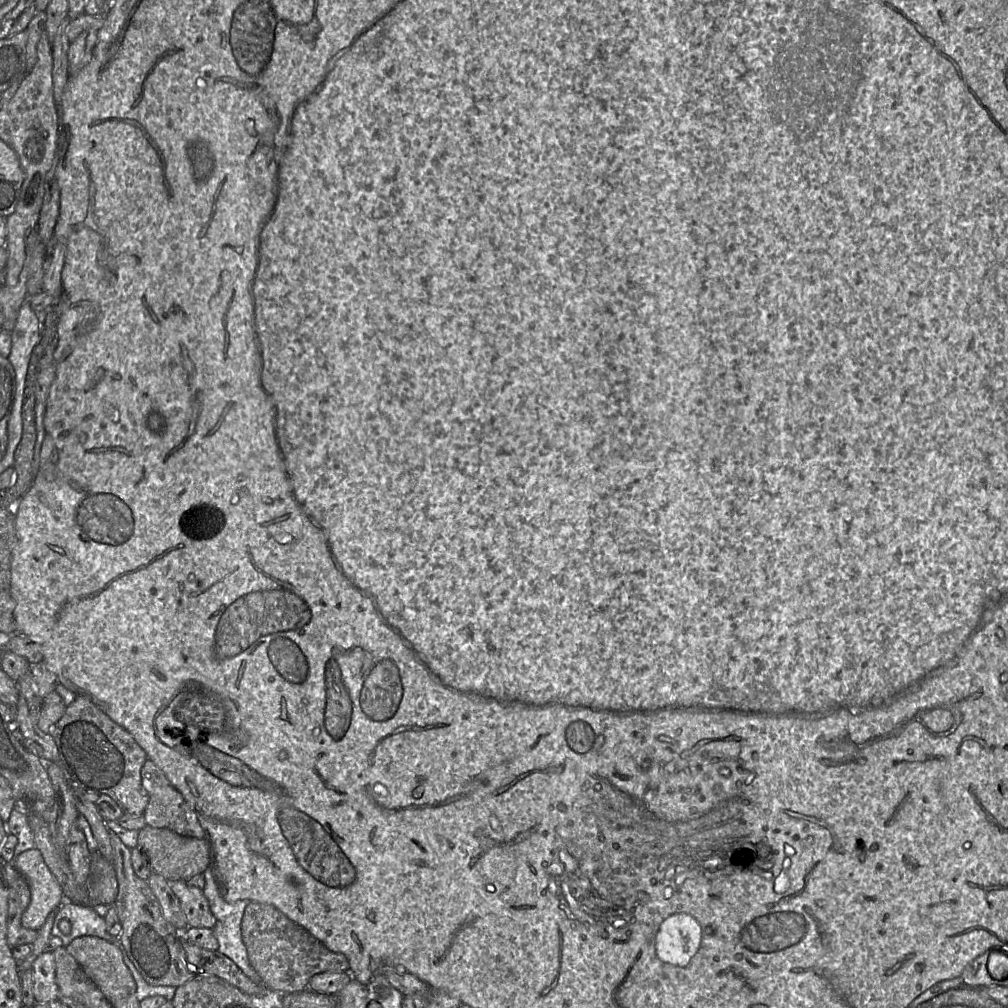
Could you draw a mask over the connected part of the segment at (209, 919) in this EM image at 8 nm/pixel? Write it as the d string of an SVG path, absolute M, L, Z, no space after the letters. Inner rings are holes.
M185 880L169 883L179 899L188 927L213 929L216 919L210 910L209 902L203 890L188 886Z

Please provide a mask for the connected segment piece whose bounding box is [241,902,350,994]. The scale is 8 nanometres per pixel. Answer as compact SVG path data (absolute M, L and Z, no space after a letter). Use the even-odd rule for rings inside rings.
M250 902L244 911L241 932L250 965L266 988L280 994L307 989L311 978L320 973L350 974L349 961L344 954L330 951L321 941L273 905Z

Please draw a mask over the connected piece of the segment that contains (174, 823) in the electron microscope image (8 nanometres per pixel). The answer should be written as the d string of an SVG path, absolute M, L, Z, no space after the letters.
M149 759L141 769L141 779L149 797L143 814L148 826L167 828L183 836L205 839L205 831L195 812L163 771Z

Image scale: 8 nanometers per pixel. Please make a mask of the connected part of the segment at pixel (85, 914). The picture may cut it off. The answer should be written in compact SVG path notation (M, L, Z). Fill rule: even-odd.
M65 900L57 911L51 936L61 939L65 948L74 939L81 936L99 937L121 947L120 939L115 939L107 930L104 920L106 908L106 906L84 906ZM63 919L67 919L71 923L69 934L63 934L59 929L59 923Z

